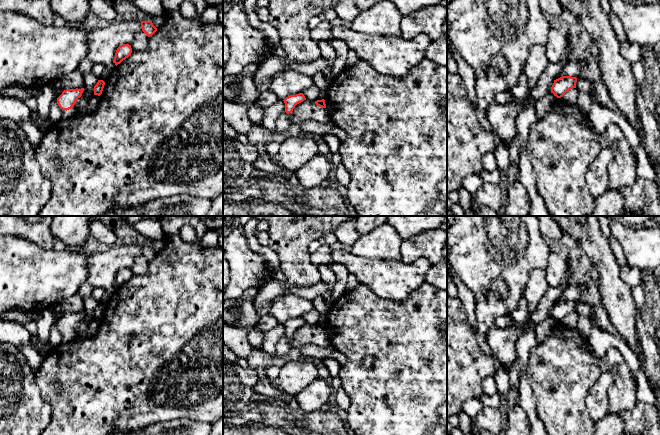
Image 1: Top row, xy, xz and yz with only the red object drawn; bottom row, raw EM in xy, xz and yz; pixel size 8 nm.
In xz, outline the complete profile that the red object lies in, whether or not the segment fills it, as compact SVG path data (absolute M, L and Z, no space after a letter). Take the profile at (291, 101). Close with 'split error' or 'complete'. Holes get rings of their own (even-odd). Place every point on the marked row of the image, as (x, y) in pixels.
M299 93L296 95L290 95L286 97L283 101L285 103L285 112L287 114L291 113L295 106L301 102L306 100L305 96L303 93Z; complete

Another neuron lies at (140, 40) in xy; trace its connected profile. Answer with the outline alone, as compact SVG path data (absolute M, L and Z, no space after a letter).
M141 30L137 32L131 42L132 51L144 51L148 48L148 36Z

